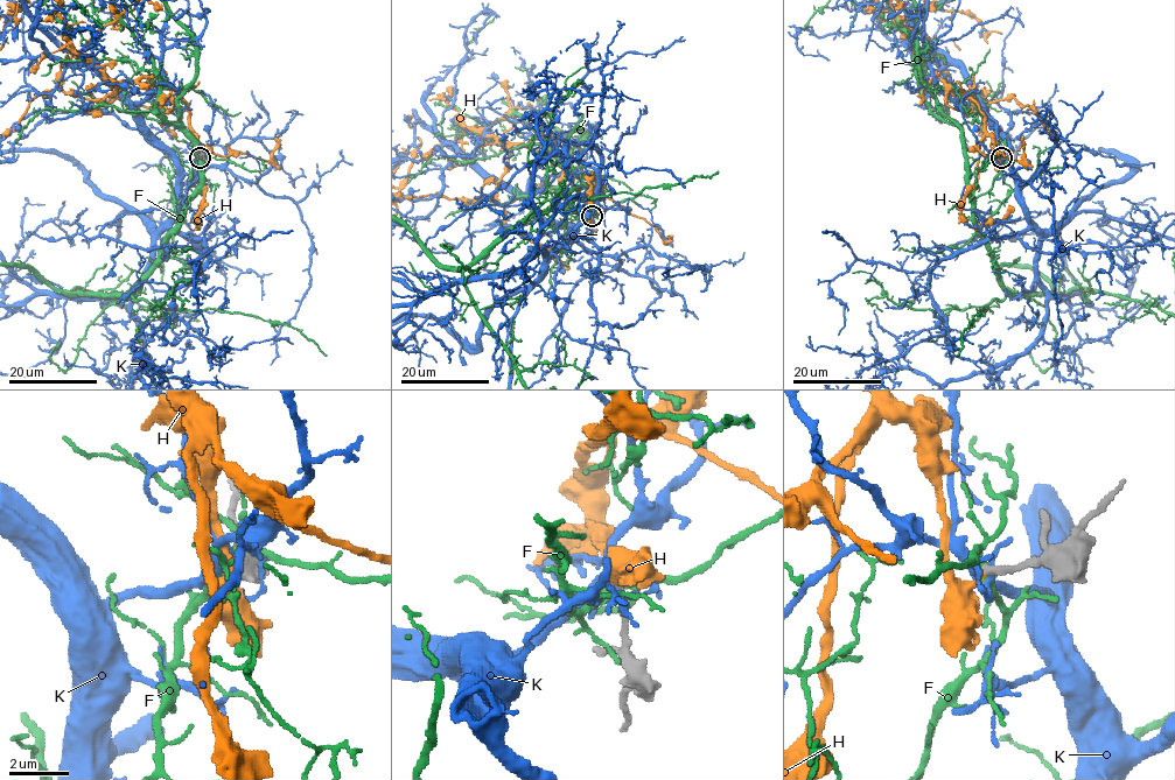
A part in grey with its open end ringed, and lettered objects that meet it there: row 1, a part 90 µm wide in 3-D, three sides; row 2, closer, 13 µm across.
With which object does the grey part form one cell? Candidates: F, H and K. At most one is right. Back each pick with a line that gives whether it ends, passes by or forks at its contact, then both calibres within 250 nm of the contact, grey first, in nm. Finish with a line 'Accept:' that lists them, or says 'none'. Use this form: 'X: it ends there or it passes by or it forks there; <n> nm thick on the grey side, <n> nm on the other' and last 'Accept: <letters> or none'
H: it ends there; 280 nm thick on the grey side, 360 nm on the other
Accept: H

